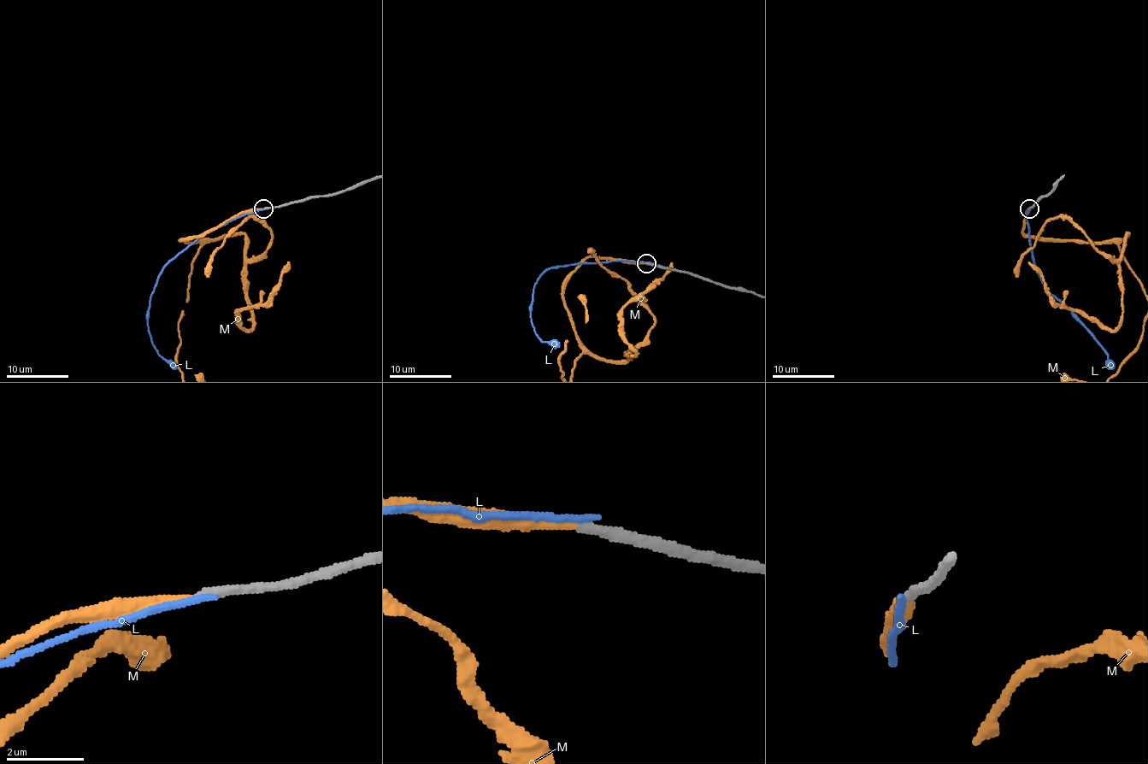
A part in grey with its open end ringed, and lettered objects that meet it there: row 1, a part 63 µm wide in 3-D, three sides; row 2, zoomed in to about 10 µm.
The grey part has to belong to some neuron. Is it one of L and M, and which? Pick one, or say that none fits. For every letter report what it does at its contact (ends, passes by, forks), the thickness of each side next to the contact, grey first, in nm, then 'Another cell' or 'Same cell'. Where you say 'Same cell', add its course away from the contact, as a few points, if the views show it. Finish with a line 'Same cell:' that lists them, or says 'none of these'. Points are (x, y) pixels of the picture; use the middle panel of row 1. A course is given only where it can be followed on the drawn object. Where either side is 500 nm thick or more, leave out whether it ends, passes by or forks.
L: It ends there. Thickness 280 nm (grey) against 190 nm. Another cell
M: It ends there. Thickness 280 nm (grey) against 260 nm. Same cell. Its course: (647, 263), (594, 256), (569, 277), (563, 304), (592, 354), (634, 355), (622, 309), (672, 263)
Same cell: M

